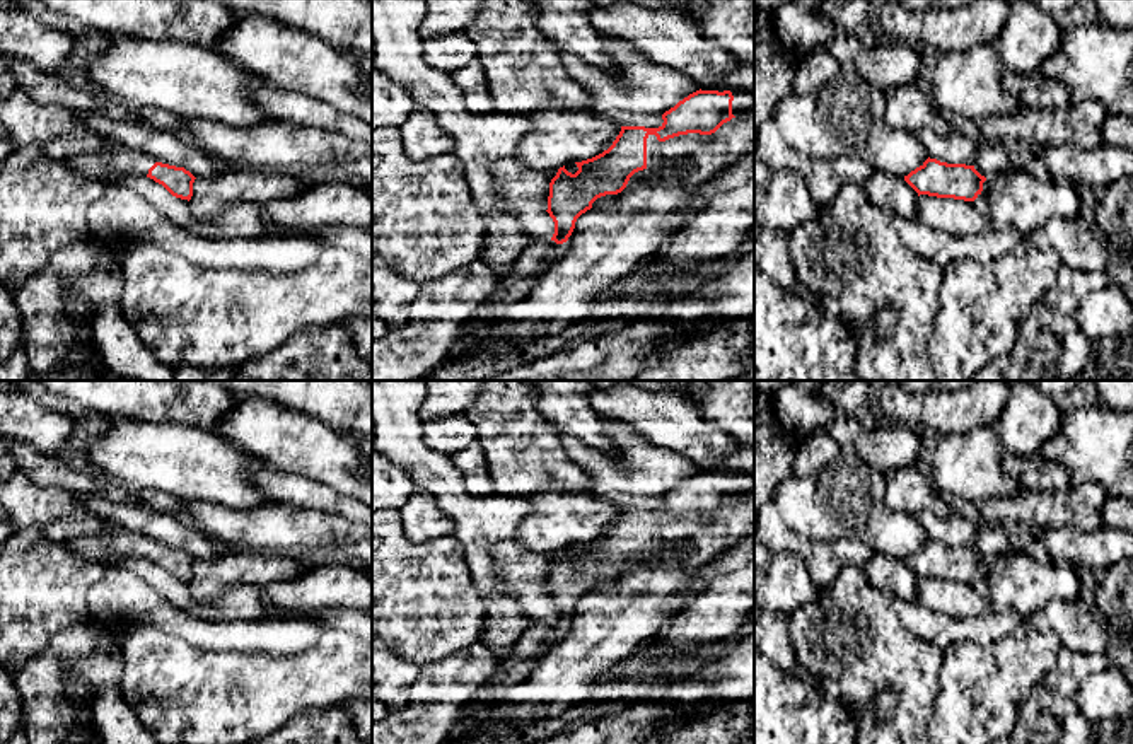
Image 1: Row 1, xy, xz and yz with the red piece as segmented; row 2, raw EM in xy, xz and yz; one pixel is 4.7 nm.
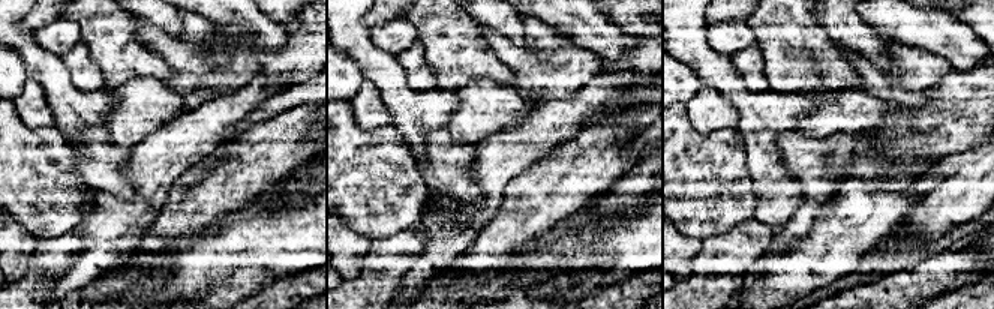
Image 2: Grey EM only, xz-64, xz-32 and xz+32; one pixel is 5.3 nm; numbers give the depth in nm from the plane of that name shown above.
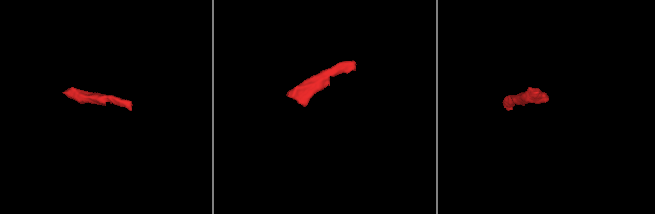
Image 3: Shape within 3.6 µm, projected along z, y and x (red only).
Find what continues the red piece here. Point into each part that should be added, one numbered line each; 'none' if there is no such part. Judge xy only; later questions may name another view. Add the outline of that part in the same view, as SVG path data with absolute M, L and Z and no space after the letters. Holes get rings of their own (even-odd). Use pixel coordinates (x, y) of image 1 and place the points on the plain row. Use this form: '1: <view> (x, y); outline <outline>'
1: xy (111, 546); outline M104 526L96 536L75 536L67 539L67 546L106 567L118 567L125 560L142 560L155 546L155 541L114 526Z

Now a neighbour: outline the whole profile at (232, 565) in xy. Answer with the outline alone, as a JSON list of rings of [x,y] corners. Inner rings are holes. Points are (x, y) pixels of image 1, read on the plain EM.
[[[222,548],[210,560],[196,560],[189,582],[196,602],[215,601],[224,592],[253,585],[264,590],[292,578],[293,555],[268,555],[242,548]]]

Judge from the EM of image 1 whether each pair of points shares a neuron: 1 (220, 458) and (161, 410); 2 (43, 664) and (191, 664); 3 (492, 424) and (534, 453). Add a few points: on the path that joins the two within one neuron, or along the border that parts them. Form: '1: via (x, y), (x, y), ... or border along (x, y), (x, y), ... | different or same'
1: border along (140, 420), (176, 422), (212, 430) | different
2: border along (122, 650), (122, 680), (118, 685) | different
3: via (502, 424), (524, 446) | same

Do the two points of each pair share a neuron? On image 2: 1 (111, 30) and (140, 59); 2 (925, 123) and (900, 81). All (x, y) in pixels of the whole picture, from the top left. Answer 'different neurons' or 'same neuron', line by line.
1: same neuron
2: different neurons

